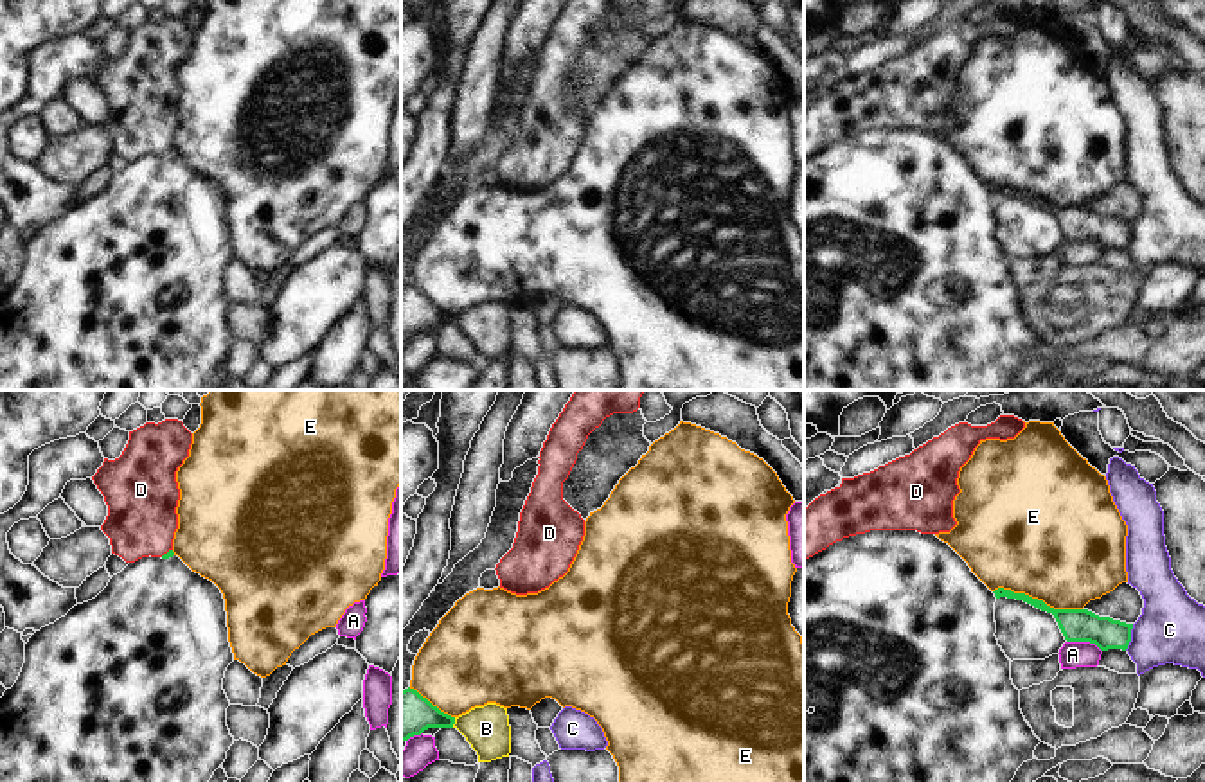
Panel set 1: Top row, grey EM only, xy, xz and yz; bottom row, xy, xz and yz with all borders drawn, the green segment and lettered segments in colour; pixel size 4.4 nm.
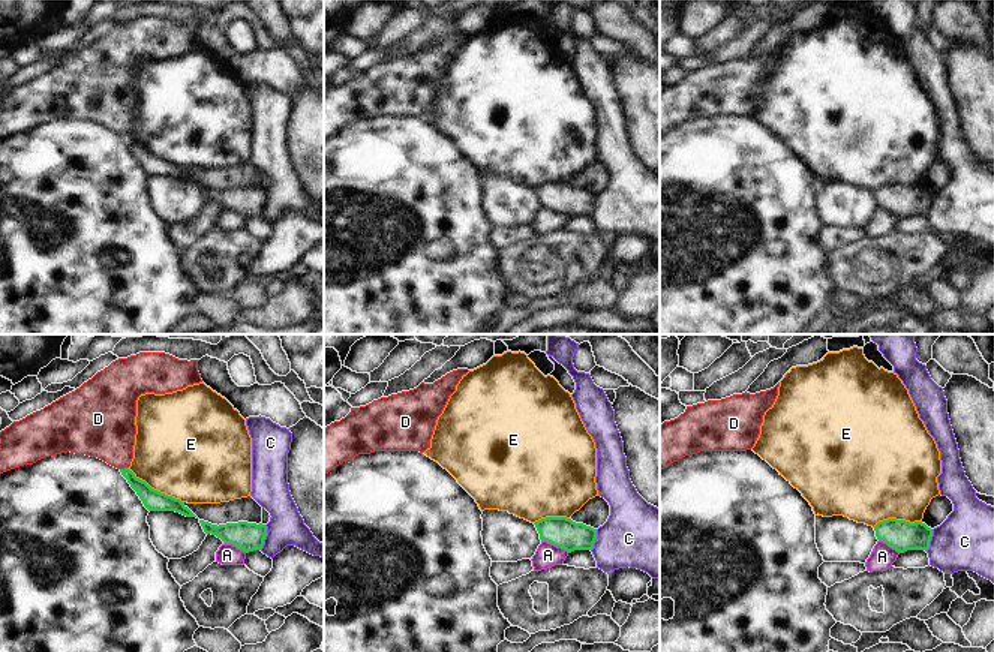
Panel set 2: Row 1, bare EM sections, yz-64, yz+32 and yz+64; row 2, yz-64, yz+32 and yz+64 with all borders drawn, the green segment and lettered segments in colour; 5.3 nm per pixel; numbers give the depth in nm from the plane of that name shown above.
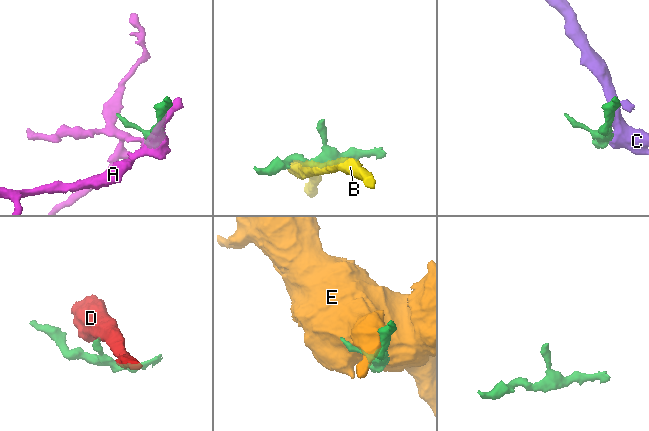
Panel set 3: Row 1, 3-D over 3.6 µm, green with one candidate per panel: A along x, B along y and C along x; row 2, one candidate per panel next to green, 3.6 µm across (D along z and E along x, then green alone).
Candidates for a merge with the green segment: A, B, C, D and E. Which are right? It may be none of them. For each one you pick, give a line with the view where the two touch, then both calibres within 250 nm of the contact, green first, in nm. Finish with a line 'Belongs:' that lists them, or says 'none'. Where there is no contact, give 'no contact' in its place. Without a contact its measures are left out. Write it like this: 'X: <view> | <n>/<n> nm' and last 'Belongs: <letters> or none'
Belongs: none

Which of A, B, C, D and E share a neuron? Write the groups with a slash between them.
A / B / C / D / E

